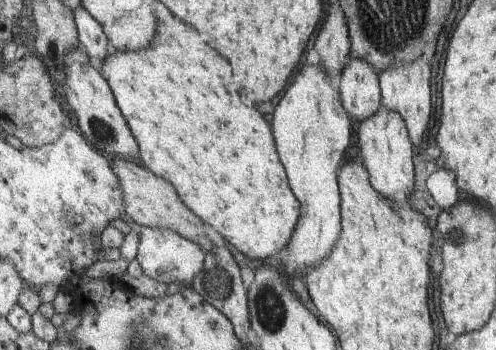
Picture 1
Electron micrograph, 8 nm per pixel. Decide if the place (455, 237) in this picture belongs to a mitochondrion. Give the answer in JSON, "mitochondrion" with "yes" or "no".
{"mitochondrion":"no"}

